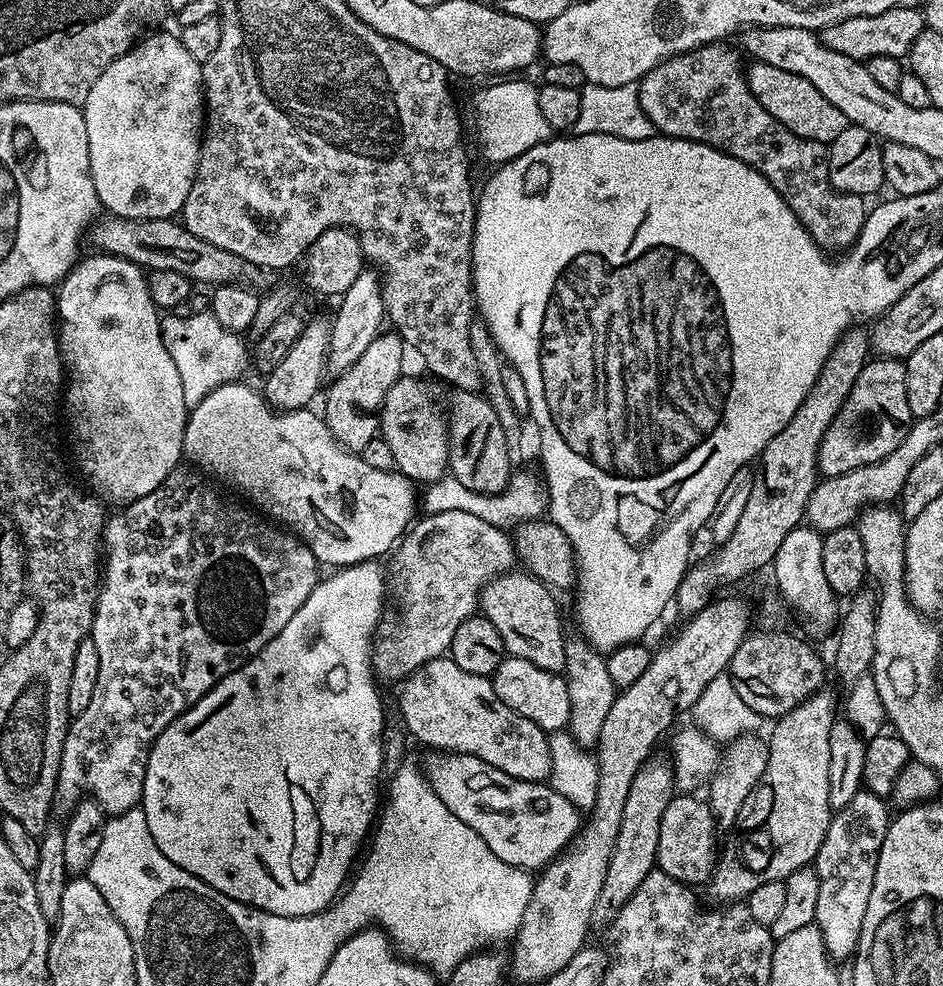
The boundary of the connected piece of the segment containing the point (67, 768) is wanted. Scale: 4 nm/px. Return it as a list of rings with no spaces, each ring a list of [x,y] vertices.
[[[172,472],[150,494],[121,507],[117,516],[107,517],[102,533],[102,583],[96,594],[96,609],[90,633],[94,646],[98,646],[98,686],[94,686],[94,698],[90,698],[90,706],[86,706],[86,710],[82,710],[82,714],[78,714],[69,723],[64,739],[54,799],[64,810],[72,809],[85,794],[90,794],[91,799],[97,800],[108,816],[117,816],[137,807],[144,799],[146,762],[150,758],[150,750],[158,734],[162,734],[162,730],[166,730],[166,726],[170,726],[174,718],[178,718],[190,706],[198,703],[221,678],[229,676],[239,668],[242,661],[259,654],[266,642],[270,642],[270,638],[274,638],[278,630],[282,630],[282,626],[286,626],[286,622],[290,622],[290,618],[298,614],[298,606],[302,606],[302,602],[310,598],[310,590],[314,590],[318,582],[318,561],[303,540],[265,522],[247,507],[244,509],[236,504],[227,504],[210,485],[204,484],[203,475],[192,472]]]

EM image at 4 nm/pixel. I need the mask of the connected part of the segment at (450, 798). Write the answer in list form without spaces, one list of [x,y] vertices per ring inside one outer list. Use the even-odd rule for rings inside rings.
[[[433,751],[428,761],[423,761],[422,771],[424,777],[430,782],[434,794],[442,798],[446,810],[454,814],[454,818],[462,818],[502,862],[515,868],[525,870],[543,870],[546,865],[556,859],[576,837],[582,827],[582,812],[576,805],[571,804],[562,794],[558,794],[547,783],[526,782],[506,774],[506,770],[498,770],[498,766],[490,766],[490,762],[482,762],[482,758],[470,754],[457,752]]]

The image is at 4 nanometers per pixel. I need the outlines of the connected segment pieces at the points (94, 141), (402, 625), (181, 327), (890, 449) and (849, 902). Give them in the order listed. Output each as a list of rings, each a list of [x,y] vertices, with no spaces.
[[[157,31],[143,37],[129,52],[122,54],[90,86],[90,94],[82,105],[84,121],[86,122],[86,138],[90,146],[90,174],[94,182],[94,190],[100,199],[101,209],[105,213],[121,216],[122,218],[134,218],[135,220],[149,220],[150,218],[162,218],[163,220],[175,217],[181,211],[186,202],[186,194],[190,194],[190,186],[196,177],[196,167],[200,161],[200,141],[204,134],[204,122],[206,119],[206,105],[204,103],[204,69],[201,61],[195,60],[186,50],[179,35]]]
[[[446,510],[421,515],[404,533],[394,549],[396,561],[392,564],[397,576],[396,600],[400,603],[400,613],[396,620],[388,625],[385,623],[379,629],[372,645],[372,670],[381,681],[407,678],[430,661],[441,659],[451,649],[454,630],[458,630],[466,618],[477,615],[480,591],[485,584],[495,576],[513,571],[517,563],[513,537],[509,533],[507,536],[504,530],[501,525],[492,524],[478,514],[466,514],[466,510]]]
[[[211,311],[192,312],[188,317],[165,315],[160,322],[160,333],[166,350],[170,350],[170,358],[178,370],[178,378],[182,378],[182,398],[186,398],[186,406],[190,410],[196,408],[198,402],[202,402],[202,398],[206,398],[206,394],[210,394],[218,386],[239,381],[243,377],[240,375],[243,374],[244,367],[247,364],[249,367],[250,352],[249,349],[248,352],[244,349],[245,337],[241,333],[226,330],[226,326],[222,326],[222,322],[218,322]]]
[[[872,358],[864,365],[862,374],[854,382],[854,390],[850,390],[850,398],[842,402],[842,410],[830,424],[830,430],[822,438],[818,446],[818,462],[816,467],[821,477],[841,476],[850,470],[858,470],[858,466],[870,466],[870,462],[878,462],[886,458],[886,454],[894,454],[898,446],[912,429],[914,417],[910,410],[910,402],[906,402],[906,370],[899,360]]]
[[[870,791],[854,794],[848,805],[833,815],[814,861],[820,879],[815,923],[820,928],[829,956],[836,962],[847,961],[856,955],[862,918],[866,918],[866,902],[870,898],[870,890],[874,890],[876,859],[890,823],[890,811],[884,804],[887,804],[885,797]]]

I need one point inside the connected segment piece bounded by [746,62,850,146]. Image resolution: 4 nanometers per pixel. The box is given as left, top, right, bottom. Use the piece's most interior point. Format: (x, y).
(788, 98)

